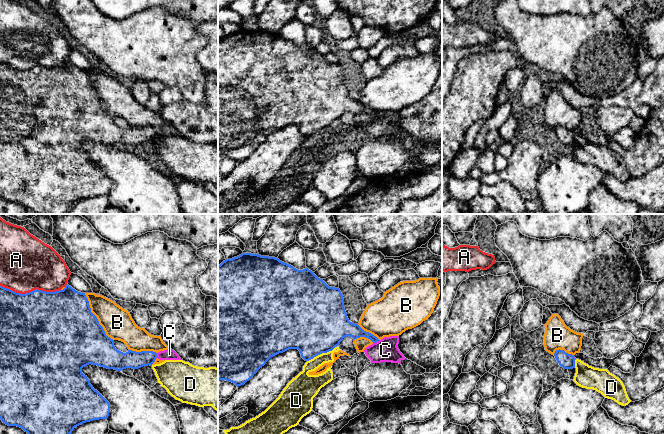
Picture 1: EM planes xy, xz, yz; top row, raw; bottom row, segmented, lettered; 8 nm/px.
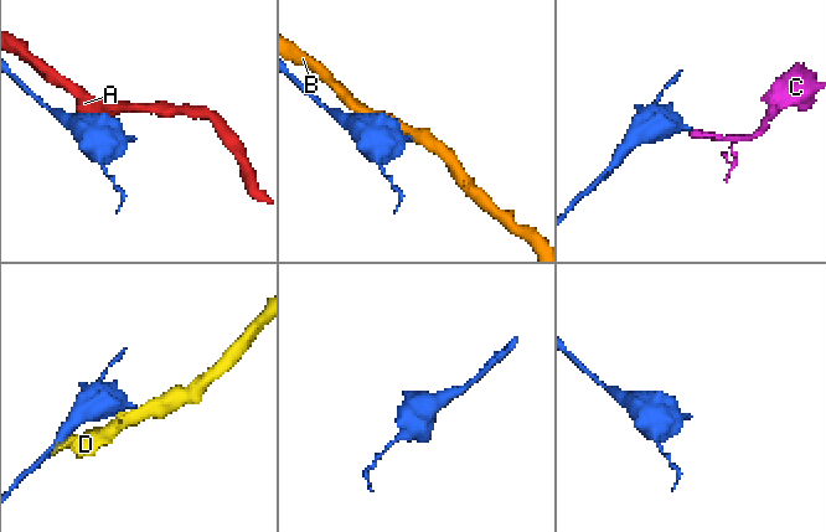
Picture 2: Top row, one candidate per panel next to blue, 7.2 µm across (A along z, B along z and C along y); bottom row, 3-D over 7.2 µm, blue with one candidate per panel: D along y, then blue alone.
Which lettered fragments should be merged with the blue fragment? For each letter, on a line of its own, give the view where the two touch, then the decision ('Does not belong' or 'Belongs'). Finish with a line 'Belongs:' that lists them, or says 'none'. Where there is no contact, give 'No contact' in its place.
A: Touches blue in xy. Does not belong
B: Touches blue in xy. Does not belong
C: Touches blue in xz. Belongs
D: Touches blue in xz. Does not belong
Belongs: C

